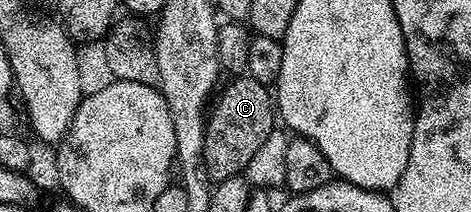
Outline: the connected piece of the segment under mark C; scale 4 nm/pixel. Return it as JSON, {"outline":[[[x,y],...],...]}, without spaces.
{"outline":[[[236,77],[231,82],[224,92],[219,92],[220,100],[218,95],[211,104],[204,125],[204,164],[212,181],[229,179],[246,170],[250,157],[262,149],[262,141],[270,137],[278,123],[273,92],[265,84],[251,77]]]}

